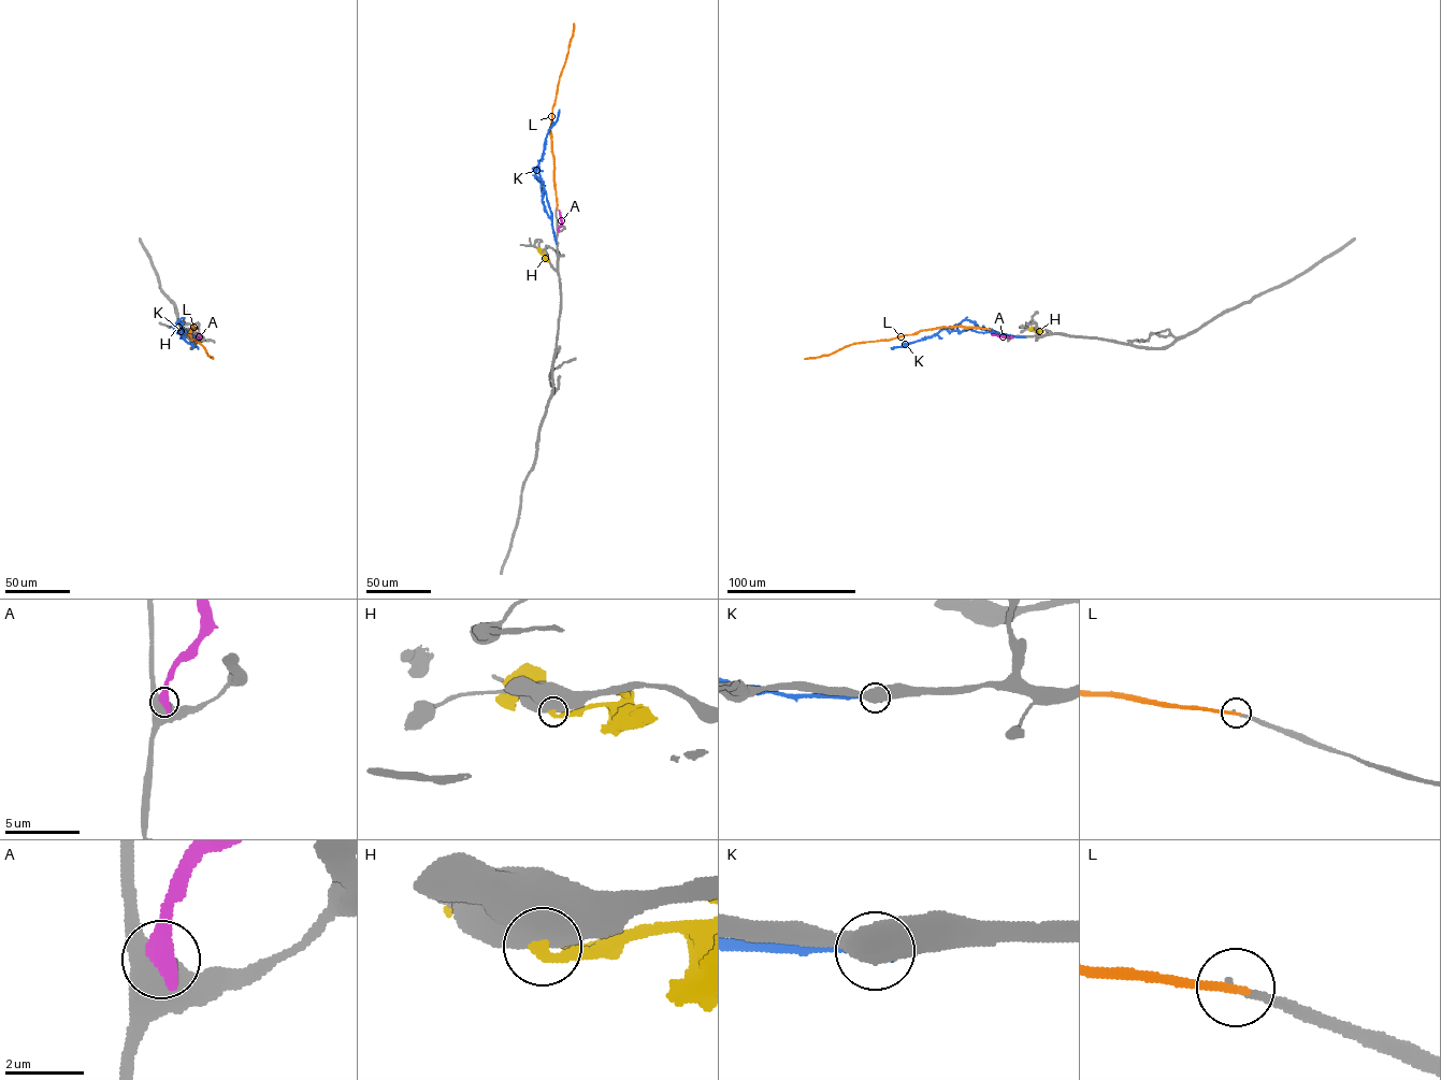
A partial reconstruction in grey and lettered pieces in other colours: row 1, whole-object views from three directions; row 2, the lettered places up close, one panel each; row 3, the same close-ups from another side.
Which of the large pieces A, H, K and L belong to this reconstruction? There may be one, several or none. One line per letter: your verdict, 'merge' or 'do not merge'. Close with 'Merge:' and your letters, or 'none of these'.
A: do not merge
H: do not merge
K: do not merge
L: merge
Merge: L

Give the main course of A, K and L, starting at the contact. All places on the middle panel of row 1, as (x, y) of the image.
A: (558, 230), (561, 224), (559, 210)
K: (556, 243), (538, 162), (559, 110)
L: (557, 209), (550, 127), (573, 23)

